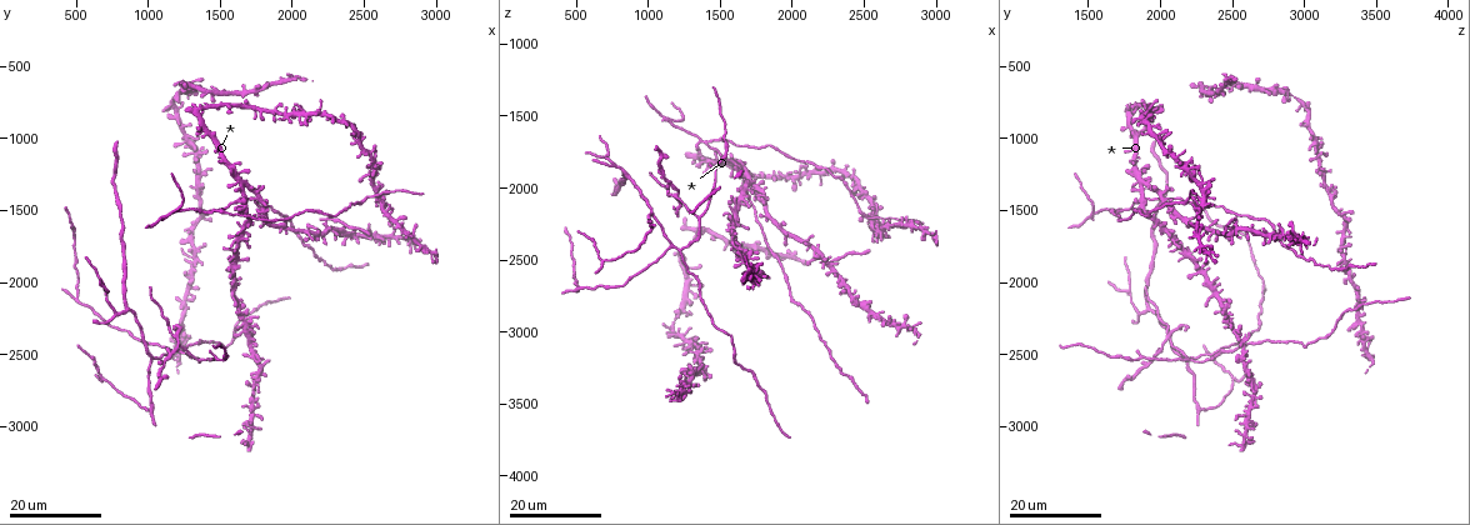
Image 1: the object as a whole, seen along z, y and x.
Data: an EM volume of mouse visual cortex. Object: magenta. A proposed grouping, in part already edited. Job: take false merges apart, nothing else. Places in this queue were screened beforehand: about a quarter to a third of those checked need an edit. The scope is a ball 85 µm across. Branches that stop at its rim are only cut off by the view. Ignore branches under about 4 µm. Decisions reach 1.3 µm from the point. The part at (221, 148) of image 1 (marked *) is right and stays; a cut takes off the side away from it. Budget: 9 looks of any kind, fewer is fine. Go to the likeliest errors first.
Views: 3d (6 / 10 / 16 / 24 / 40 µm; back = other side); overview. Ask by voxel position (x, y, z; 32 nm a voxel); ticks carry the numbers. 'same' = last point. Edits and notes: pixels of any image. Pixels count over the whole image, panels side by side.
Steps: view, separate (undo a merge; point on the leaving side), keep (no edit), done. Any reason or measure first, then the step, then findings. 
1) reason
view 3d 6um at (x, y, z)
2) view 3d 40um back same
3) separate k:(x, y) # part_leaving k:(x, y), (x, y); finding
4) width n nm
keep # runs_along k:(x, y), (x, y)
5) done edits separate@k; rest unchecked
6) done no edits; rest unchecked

three arms meet
view 3d 16um at (1420, 1520, 1680)

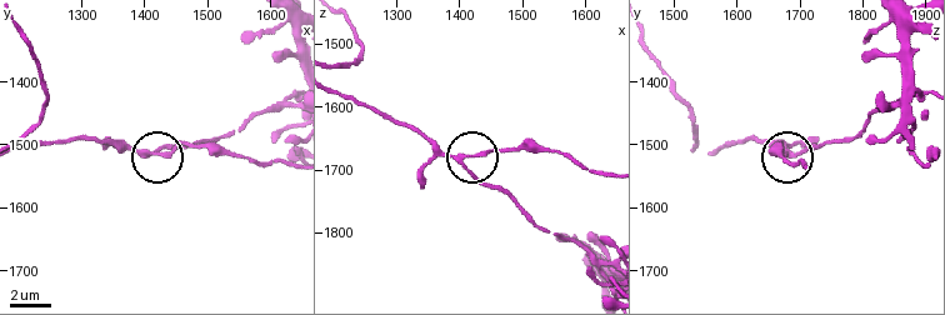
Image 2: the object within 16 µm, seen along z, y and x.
zoom in
view 3d 6um at (1405, 1515, 1680)

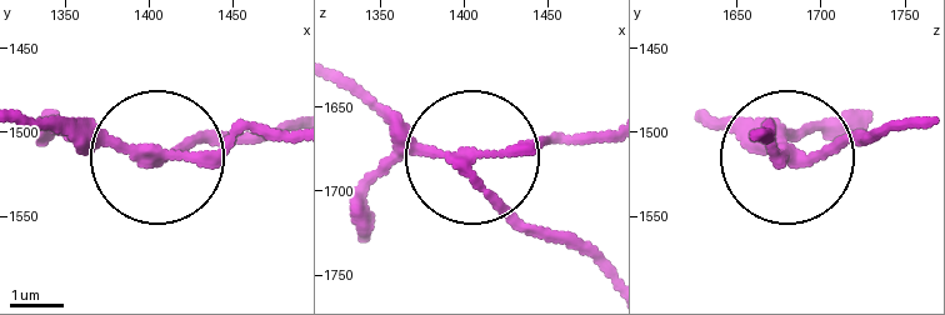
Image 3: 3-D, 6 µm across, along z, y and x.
side_arm 23 um
keep # runs_along 3:(605, 271), (484, 178), (403, 136), (340, 74); all the same cell

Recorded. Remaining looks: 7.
two arms in line, one across
view 3d 16um at (1200, 2380, 2040)

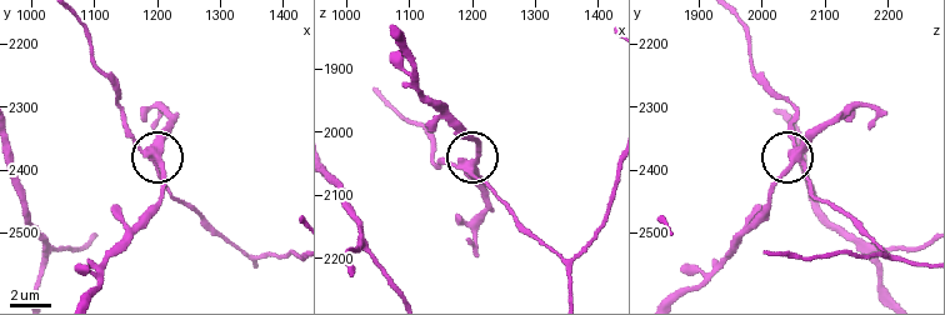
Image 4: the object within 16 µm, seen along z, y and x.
view 3d 10um at (1210, 2385, 2050)

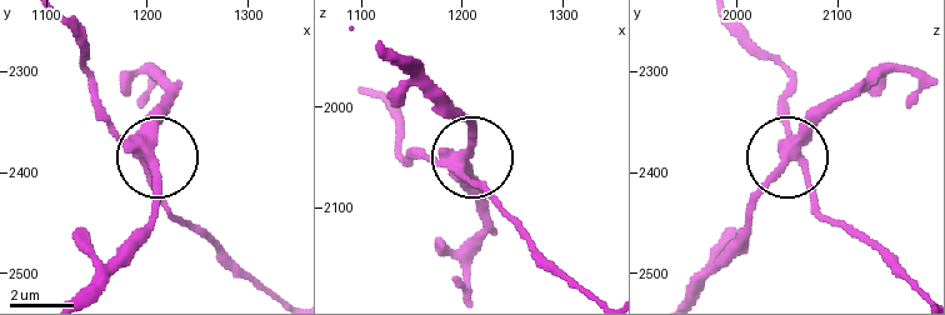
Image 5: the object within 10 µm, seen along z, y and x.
separate 5:(161, 111) # part_leaving 5:(138, 153), (151, 174), (151, 230), (103, 288); a second cell is stuck on

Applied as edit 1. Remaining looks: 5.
view overview

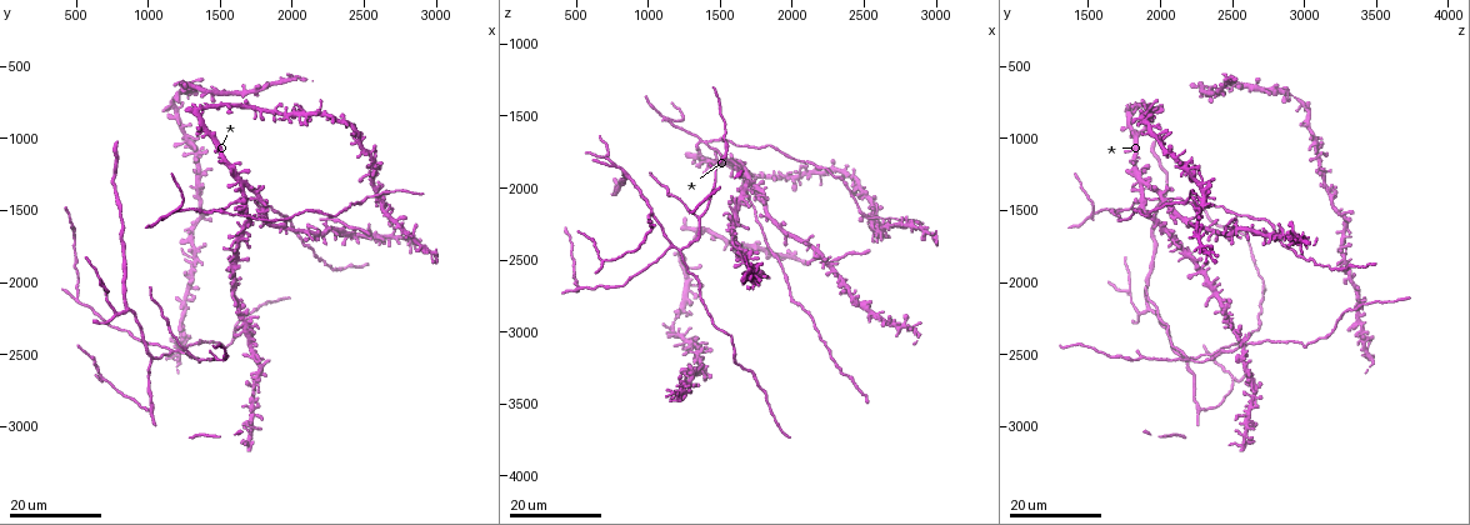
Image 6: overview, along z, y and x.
side arm on a straight run
view 3d 16um at (1160, 1500, 1540)

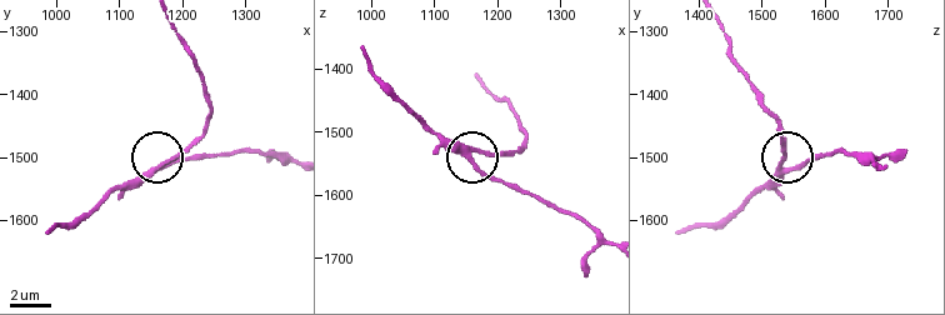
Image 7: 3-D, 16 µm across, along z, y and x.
closer look
view 3d 6um at (1160, 1520, 1530)

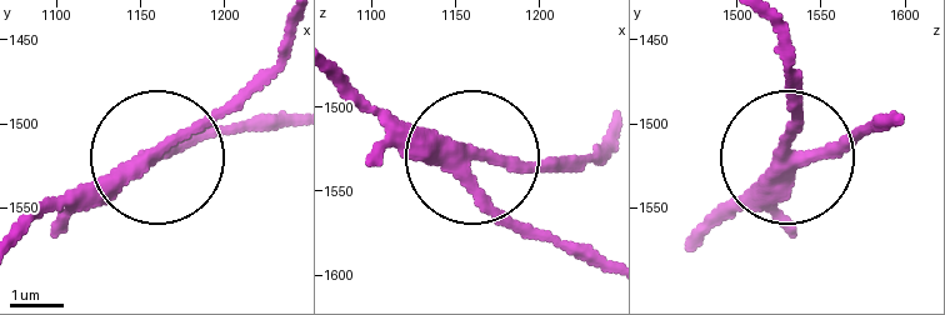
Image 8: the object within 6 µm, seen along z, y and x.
arms 3
keep # all the same cell

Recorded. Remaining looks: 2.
arms part here
view 3d 24um at (1360, 2540, 2200)

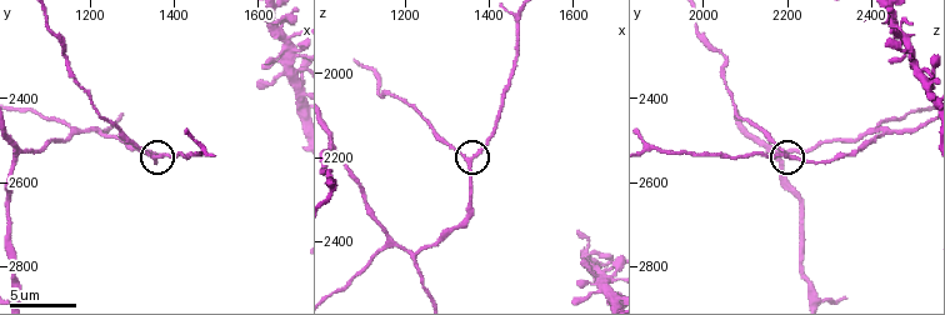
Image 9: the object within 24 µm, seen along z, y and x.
view 3d 6um at (1360, 2540, 2200)

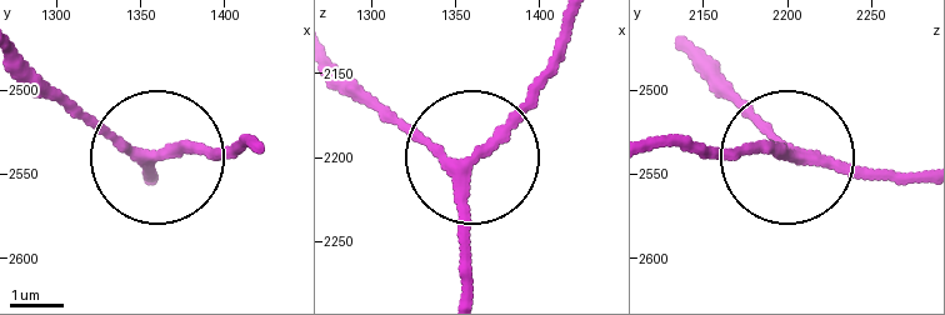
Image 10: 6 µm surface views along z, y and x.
width 200 nm
keep # continuous, no second cell

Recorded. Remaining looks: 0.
done edits separate@5; rest unchecked

